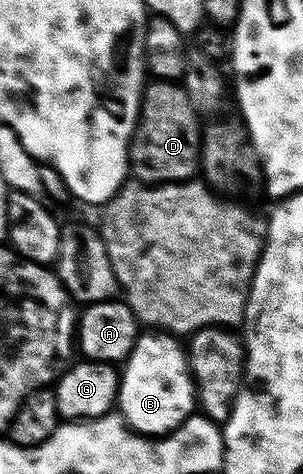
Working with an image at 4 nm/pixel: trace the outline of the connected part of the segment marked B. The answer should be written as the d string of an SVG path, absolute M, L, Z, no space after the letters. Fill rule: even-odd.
M146 330L124 361L116 404L131 429L149 437L161 437L180 427L196 412L196 387L187 349L178 348L179 337L161 330Z

